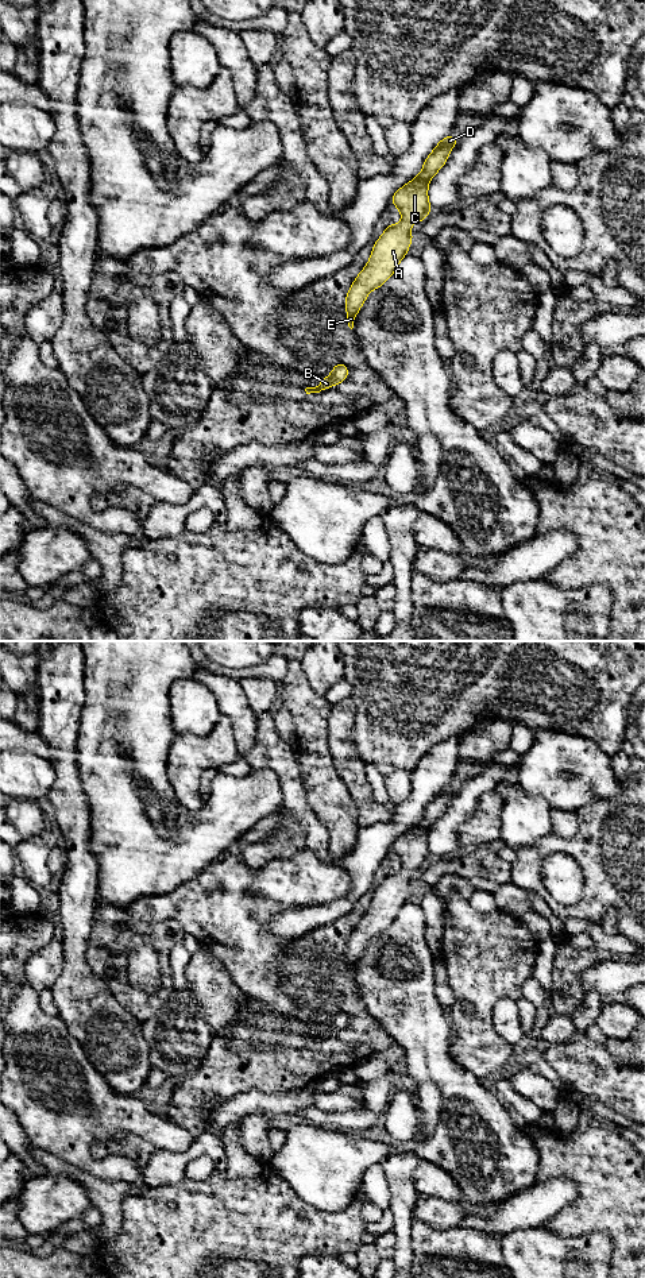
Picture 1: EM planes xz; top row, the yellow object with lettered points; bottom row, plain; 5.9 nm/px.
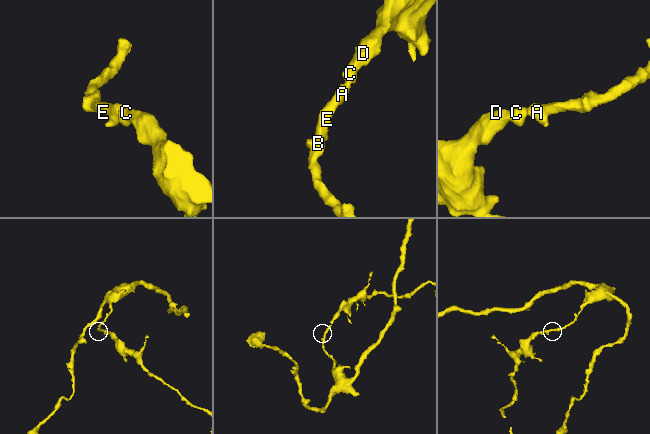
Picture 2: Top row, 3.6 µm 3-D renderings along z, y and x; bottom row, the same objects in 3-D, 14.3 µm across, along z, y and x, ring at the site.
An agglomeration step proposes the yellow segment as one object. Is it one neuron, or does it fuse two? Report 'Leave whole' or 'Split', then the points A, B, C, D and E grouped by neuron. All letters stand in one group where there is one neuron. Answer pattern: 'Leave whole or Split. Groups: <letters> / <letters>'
Leave whole. Groups: A B C D E

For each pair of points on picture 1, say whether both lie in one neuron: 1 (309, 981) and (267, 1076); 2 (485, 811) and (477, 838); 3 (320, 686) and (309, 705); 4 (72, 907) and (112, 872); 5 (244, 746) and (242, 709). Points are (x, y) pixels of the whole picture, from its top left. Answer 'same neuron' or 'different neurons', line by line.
1: same neuron
2: same neuron
3: different neurons
4: different neurons
5: same neuron

